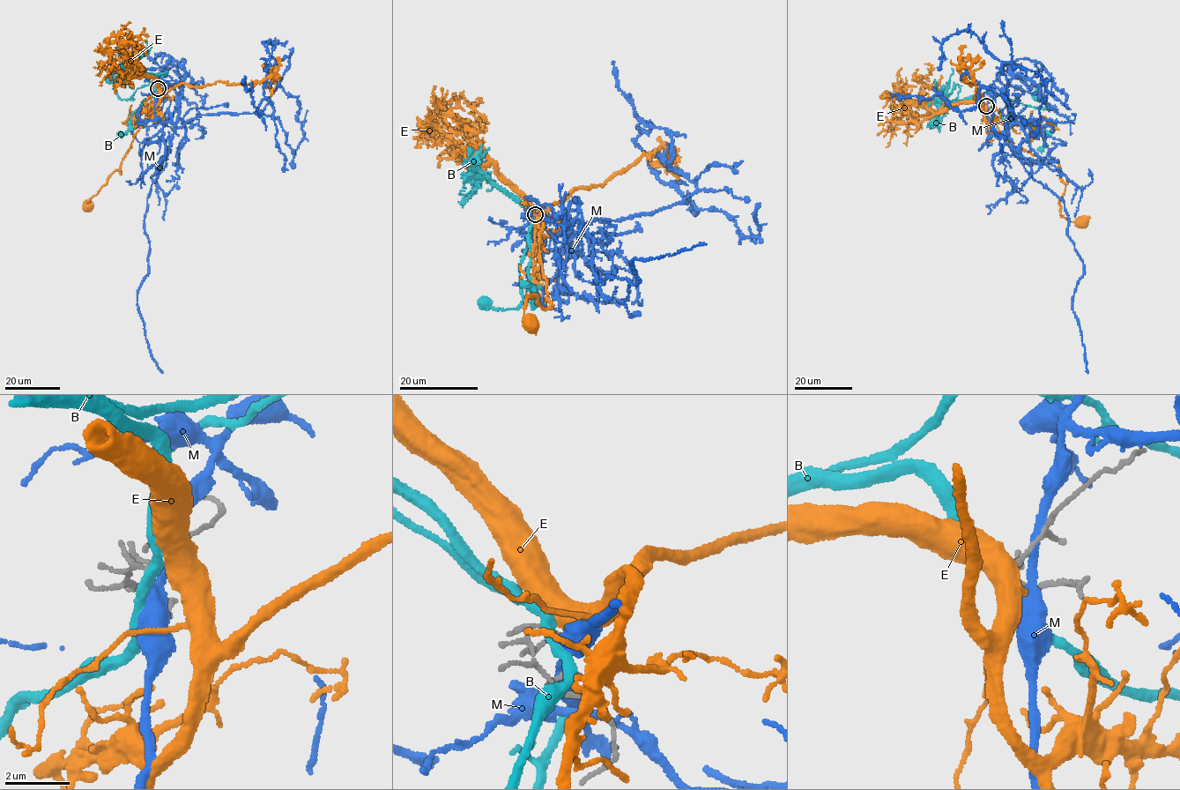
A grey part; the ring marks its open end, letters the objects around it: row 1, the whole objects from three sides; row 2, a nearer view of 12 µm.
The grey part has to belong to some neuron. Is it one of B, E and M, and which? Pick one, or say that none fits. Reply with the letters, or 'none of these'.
E

